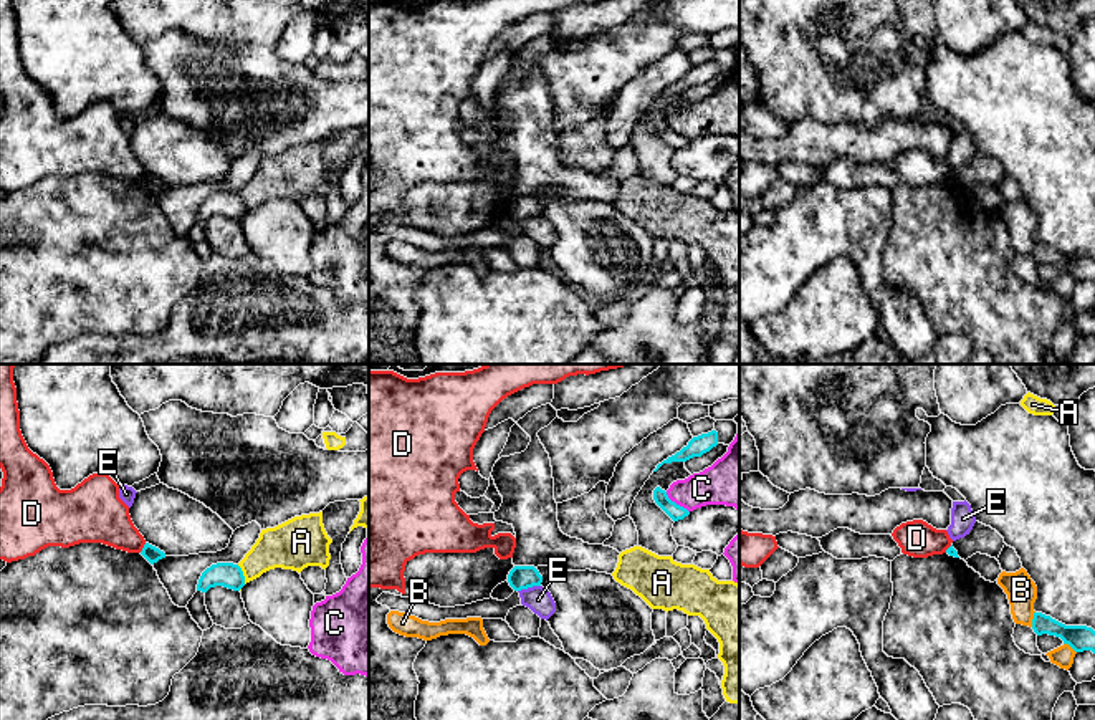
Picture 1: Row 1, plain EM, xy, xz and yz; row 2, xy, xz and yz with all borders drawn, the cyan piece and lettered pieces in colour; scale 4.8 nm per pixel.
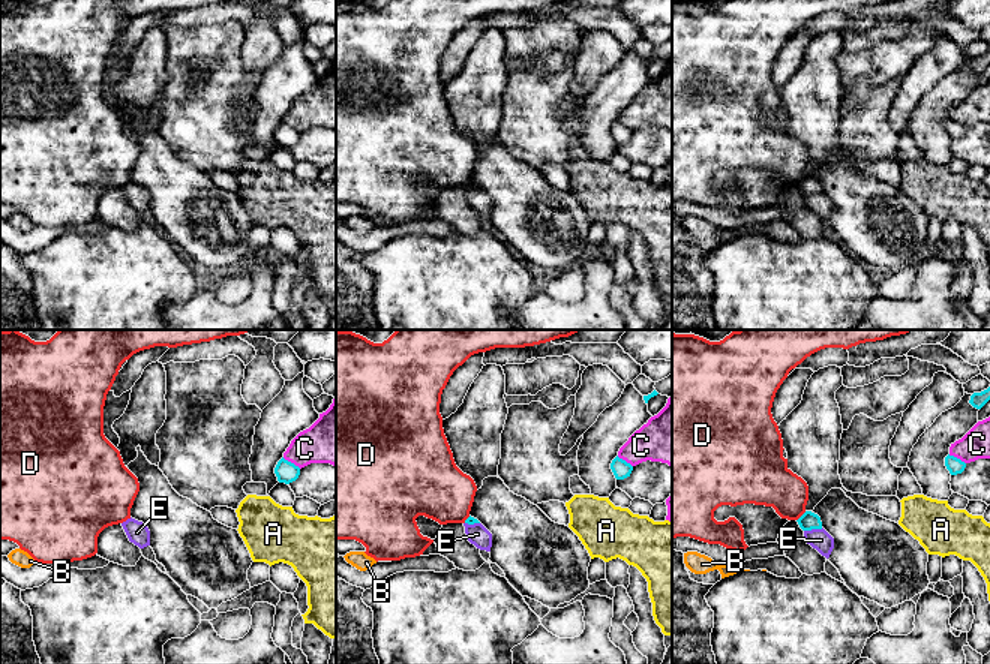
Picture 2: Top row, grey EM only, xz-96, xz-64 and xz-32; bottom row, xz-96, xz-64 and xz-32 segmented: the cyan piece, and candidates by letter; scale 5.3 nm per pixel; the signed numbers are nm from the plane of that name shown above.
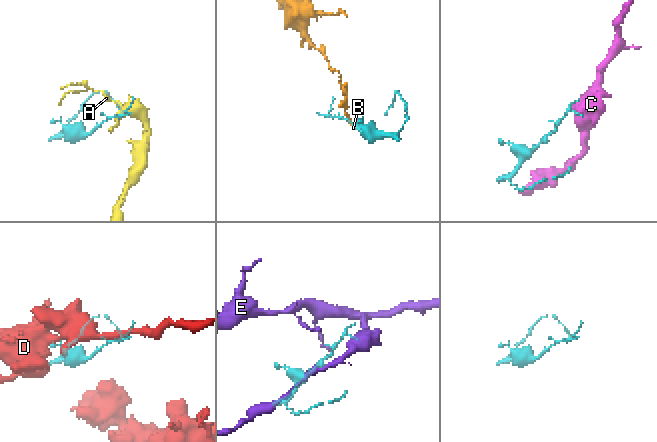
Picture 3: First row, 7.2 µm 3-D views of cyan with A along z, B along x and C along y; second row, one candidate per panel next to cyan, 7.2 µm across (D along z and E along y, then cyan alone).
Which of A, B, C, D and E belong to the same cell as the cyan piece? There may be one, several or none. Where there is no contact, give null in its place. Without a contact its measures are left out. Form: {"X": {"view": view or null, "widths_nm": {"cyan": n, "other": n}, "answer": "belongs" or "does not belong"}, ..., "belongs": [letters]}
{"A": {"view": "xy", "widths_nm": {"cyan": 120, "other": 220}, "answer": "does not belong"}, "B": {"view": "yz", "widths_nm": {"cyan": 130, "other": 150}, "answer": "does not belong"}, "C": {"view": "xz", "widths_nm": {"cyan": 80, "other": 200}, "answer": "does not belong"}, "D": {"view": "xy", "widths_nm": {"cyan": 80, "other": 240}, "answer": "does not belong"}, "E": {"view": "xz", "widths_nm": {"cyan": 110, "other": 120}, "answer": "does not belong"}, "belongs": []}

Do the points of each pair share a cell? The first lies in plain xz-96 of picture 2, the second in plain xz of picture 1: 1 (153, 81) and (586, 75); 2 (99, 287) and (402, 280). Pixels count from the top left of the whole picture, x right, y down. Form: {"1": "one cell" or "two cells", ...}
{"1": "two cells", "2": "two cells"}

